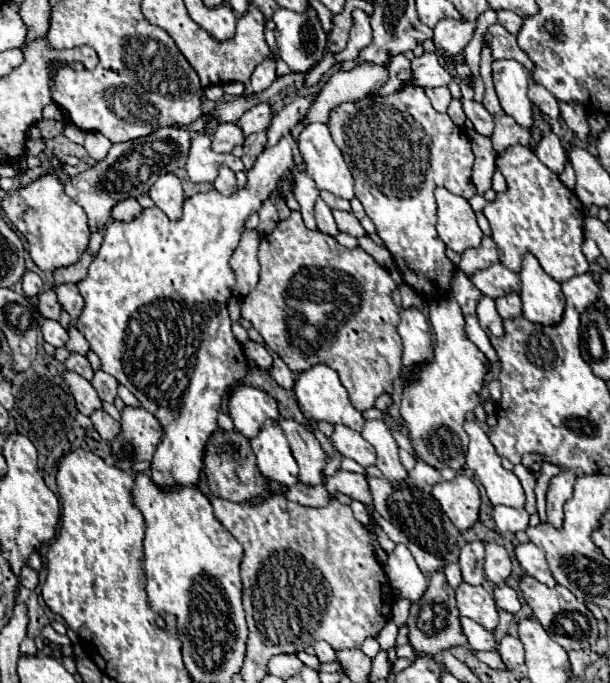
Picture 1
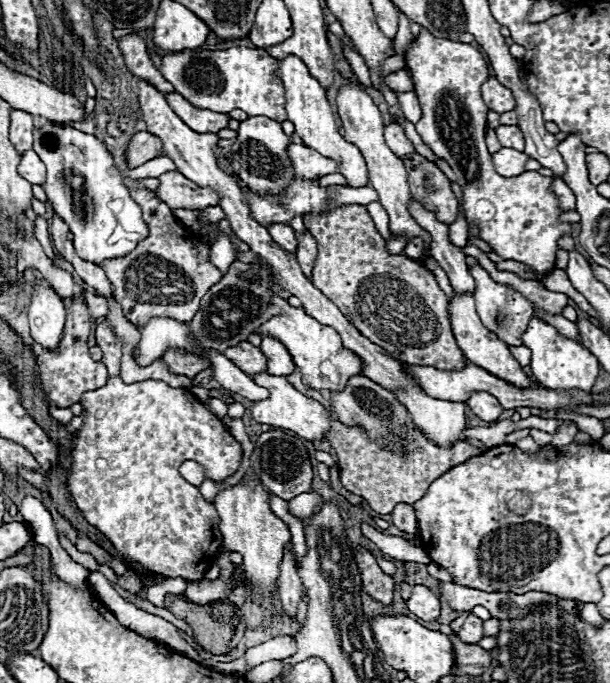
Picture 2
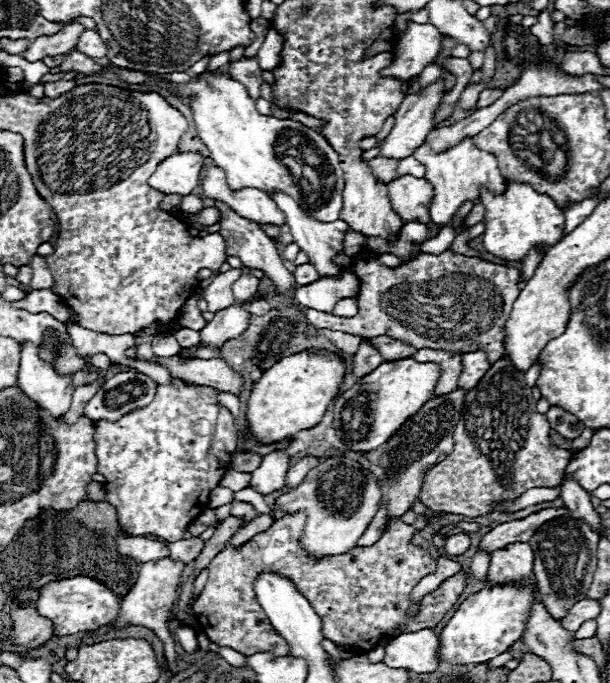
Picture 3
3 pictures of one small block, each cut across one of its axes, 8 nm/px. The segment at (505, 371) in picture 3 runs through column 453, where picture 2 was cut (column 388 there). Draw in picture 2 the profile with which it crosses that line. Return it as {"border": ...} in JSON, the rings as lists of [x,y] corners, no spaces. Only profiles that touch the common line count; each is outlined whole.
{"border":[[[332,420],[332,430],[328,432],[330,444],[336,450],[338,456],[338,468],[340,468],[340,482],[352,492],[362,496],[370,508],[378,514],[390,514],[394,510],[396,504],[404,502],[404,504],[414,504],[416,500],[420,500],[428,486],[442,476],[444,472],[448,472],[450,468],[464,464],[466,460],[470,460],[470,456],[480,456],[484,450],[478,450],[474,446],[470,446],[468,442],[458,442],[452,448],[438,448],[432,442],[428,442],[420,432],[414,432],[414,442],[410,446],[406,446],[406,450],[410,450],[410,454],[398,456],[392,454],[390,450],[384,450],[382,446],[368,442],[366,440],[366,430],[354,426],[344,426],[338,420]]]}

